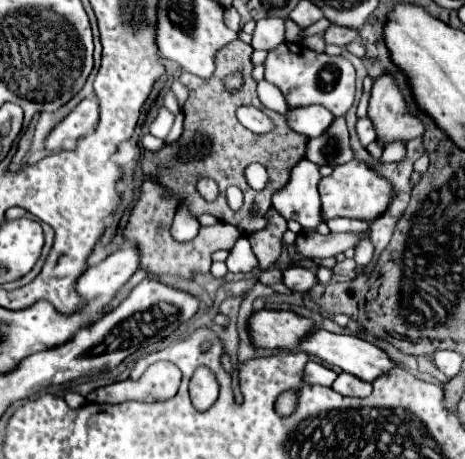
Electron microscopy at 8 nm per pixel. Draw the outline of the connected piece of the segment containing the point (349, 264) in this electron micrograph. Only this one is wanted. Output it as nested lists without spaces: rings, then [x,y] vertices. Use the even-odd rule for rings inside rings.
[[[345,259],[343,263],[337,263],[333,271],[339,273],[339,275],[345,275],[349,279],[355,279],[357,277],[357,273],[355,273],[355,261],[353,259]]]

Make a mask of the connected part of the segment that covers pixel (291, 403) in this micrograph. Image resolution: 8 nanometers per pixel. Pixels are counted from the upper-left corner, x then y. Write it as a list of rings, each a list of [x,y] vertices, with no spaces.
[[[285,391],[285,393],[281,393],[279,397],[277,397],[277,407],[275,407],[275,411],[281,415],[281,417],[285,417],[285,415],[291,415],[293,411],[295,411],[295,407],[297,407],[297,395],[299,395],[299,391]]]

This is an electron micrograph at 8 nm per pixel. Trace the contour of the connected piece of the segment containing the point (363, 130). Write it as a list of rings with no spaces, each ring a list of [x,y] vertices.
[[[367,117],[357,121],[357,137],[361,139],[363,147],[367,147],[369,143],[375,141],[375,131],[373,131],[373,125],[371,125],[371,121]]]

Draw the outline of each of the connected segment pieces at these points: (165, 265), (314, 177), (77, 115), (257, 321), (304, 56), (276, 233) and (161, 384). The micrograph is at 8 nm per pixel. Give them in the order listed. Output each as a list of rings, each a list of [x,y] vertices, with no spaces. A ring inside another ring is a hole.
[[[143,181],[139,189],[139,199],[131,209],[127,227],[123,229],[123,239],[135,243],[139,251],[139,267],[149,271],[151,275],[157,275],[157,277],[169,275],[169,277],[181,277],[181,279],[193,279],[199,273],[207,275],[211,265],[211,253],[221,248],[230,251],[241,233],[235,226],[218,221],[212,226],[201,226],[198,235],[190,242],[173,241],[169,235],[169,227],[173,223],[173,215],[177,207],[179,207],[179,199],[163,197],[163,189],[157,183]]]
[[[301,159],[301,163],[293,165],[289,183],[281,187],[281,191],[275,191],[271,201],[273,207],[285,215],[285,219],[295,219],[303,225],[303,229],[313,231],[319,217],[319,193],[317,183],[321,181],[319,167],[307,159]]]
[[[83,99],[61,123],[57,123],[51,133],[45,137],[47,151],[61,151],[61,143],[67,139],[81,139],[99,119],[97,101]]]
[[[261,309],[247,319],[247,331],[255,347],[261,349],[295,349],[305,333],[313,329],[313,321],[293,311]]]
[[[285,41],[285,43],[281,43],[279,47],[275,47],[267,53],[263,67],[265,67],[265,81],[261,81],[257,85],[259,99],[261,99],[263,107],[277,111],[281,115],[287,113],[289,107],[295,109],[295,107],[323,105],[335,117],[343,117],[345,111],[349,111],[349,107],[355,101],[355,69],[341,55],[331,57],[331,55],[325,55],[325,53],[311,51],[301,43],[287,43]],[[267,81],[273,83],[275,87],[269,85]],[[277,87],[279,87],[279,91],[277,91]]]
[[[274,208],[265,214],[265,218],[268,225],[248,236],[261,271],[269,269],[281,255],[282,236],[288,229],[287,221]]]
[[[169,361],[153,363],[139,381],[130,378],[87,395],[90,403],[121,403],[121,401],[145,401],[161,403],[173,397],[180,386],[182,373],[177,365]]]

